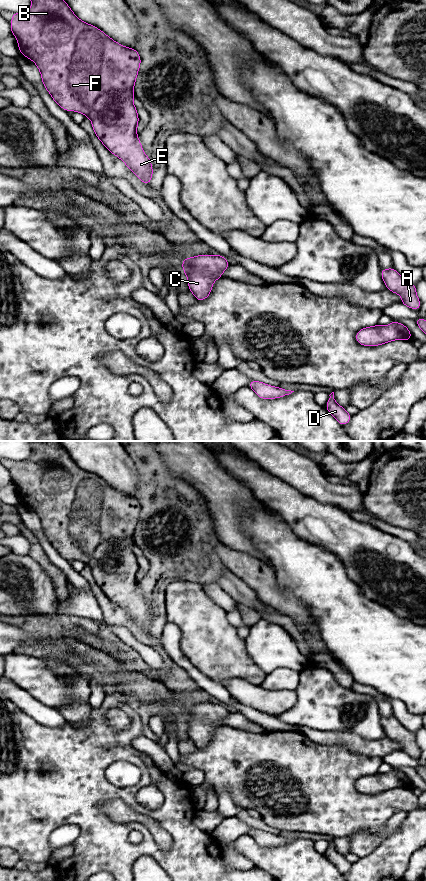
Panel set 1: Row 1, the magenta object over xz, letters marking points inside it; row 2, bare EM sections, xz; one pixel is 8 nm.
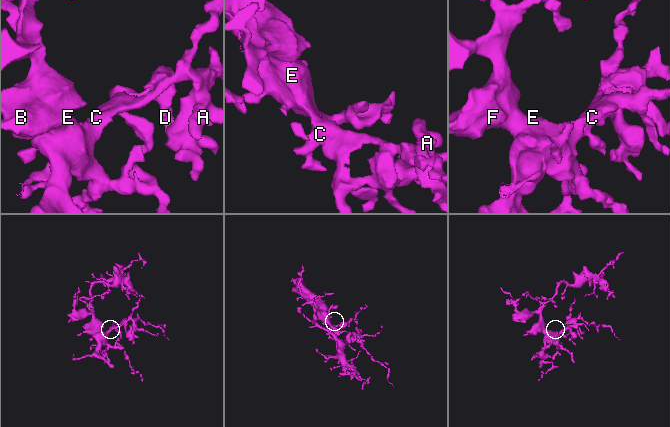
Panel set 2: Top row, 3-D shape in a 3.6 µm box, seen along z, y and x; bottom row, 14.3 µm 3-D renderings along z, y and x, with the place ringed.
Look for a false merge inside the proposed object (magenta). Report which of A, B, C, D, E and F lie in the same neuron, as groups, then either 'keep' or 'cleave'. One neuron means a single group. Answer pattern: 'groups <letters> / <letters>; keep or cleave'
groups A B C D E F; keep

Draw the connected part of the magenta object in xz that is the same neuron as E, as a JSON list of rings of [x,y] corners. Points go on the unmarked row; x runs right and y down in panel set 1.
[[[29,441],[29,443],[32,452],[30,458],[25,461],[13,461],[12,469],[10,471],[11,480],[17,487],[20,501],[22,501],[26,506],[31,507],[36,512],[41,521],[43,533],[53,548],[63,558],[76,559],[88,565],[92,570],[92,575],[96,584],[102,590],[102,592],[112,602],[119,605],[126,612],[127,616],[132,618],[134,622],[142,629],[142,631],[150,632],[153,623],[152,612],[149,605],[144,601],[140,588],[137,586],[137,573],[139,571],[139,565],[137,557],[133,551],[134,533],[141,512],[139,501],[136,497],[128,496],[117,491],[97,475],[81,469],[58,441]]]

